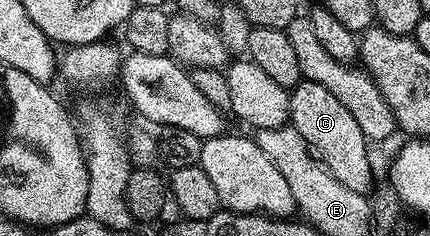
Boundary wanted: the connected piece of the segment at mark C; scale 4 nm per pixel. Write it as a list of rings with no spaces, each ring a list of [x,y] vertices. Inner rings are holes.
[[[301,79],[300,83],[291,89],[288,101],[288,119],[292,127],[298,130],[298,134],[302,134],[316,159],[326,170],[330,170],[330,174],[334,174],[334,178],[346,174],[354,176],[356,182],[356,168],[352,168],[352,164],[356,166],[360,154],[360,140],[364,135],[354,114],[350,114],[350,110],[346,110],[346,106],[342,106],[342,102],[338,102],[338,98],[330,94],[330,90],[326,90],[326,86],[318,86],[318,82],[306,79]]]

